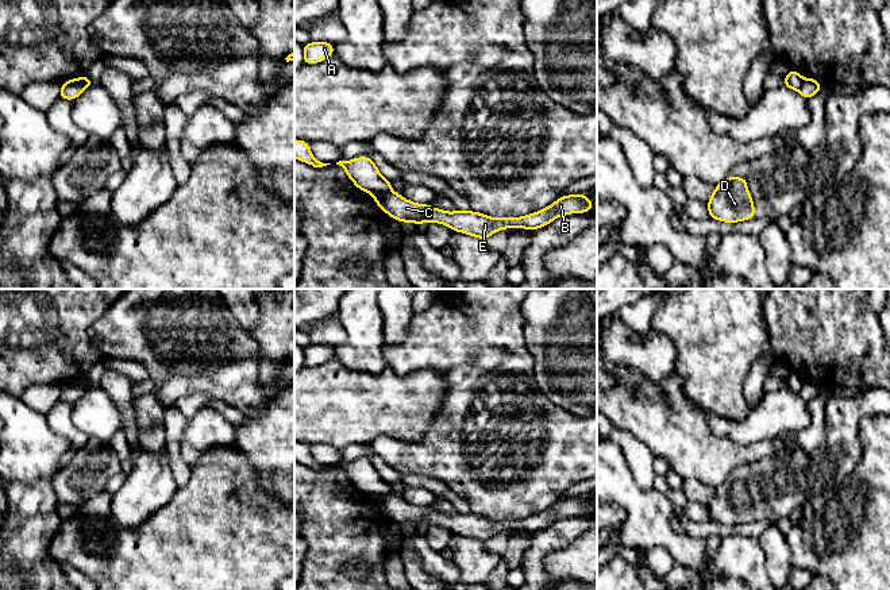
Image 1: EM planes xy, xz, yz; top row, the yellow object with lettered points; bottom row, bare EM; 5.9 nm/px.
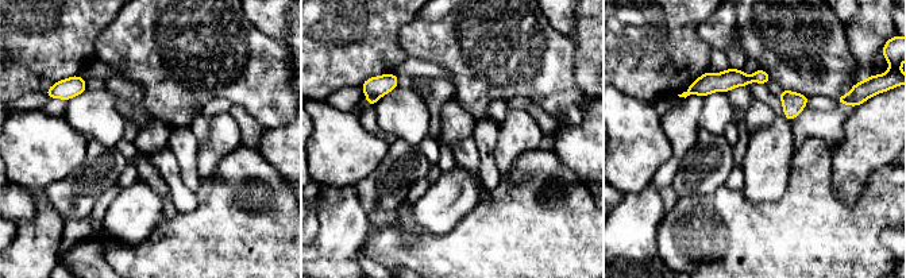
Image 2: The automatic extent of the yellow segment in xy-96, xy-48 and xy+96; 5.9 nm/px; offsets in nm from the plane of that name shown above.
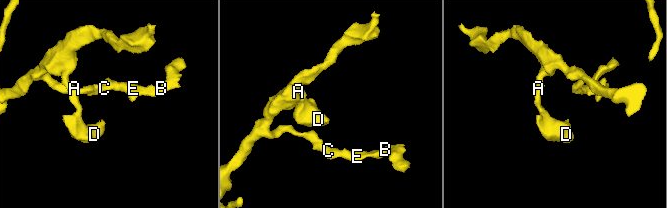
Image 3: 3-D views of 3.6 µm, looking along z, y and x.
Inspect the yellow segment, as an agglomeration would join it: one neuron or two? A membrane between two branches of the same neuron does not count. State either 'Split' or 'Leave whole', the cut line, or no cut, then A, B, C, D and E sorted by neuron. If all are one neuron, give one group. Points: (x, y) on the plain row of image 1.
Split. Split along xz (390, 492), (370, 496). Groups: A D / B C E

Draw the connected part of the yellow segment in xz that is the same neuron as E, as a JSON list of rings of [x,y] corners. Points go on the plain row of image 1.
[[[392,493],[370,495],[370,498],[385,516],[398,522],[401,527],[412,524],[419,529],[424,524],[428,527],[440,525],[450,529],[452,533],[467,536],[482,543],[486,543],[497,533],[505,531],[527,531],[535,533],[546,529],[556,520],[570,516],[586,516],[594,509],[586,497],[567,497],[535,516],[521,520],[494,521],[474,513],[456,512],[455,514],[446,514],[439,510],[431,510],[429,506],[412,505]]]

